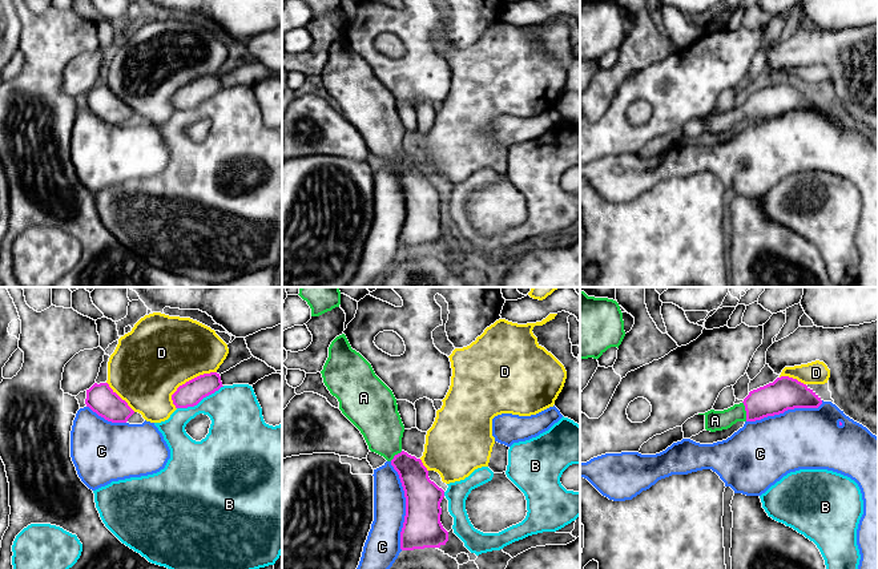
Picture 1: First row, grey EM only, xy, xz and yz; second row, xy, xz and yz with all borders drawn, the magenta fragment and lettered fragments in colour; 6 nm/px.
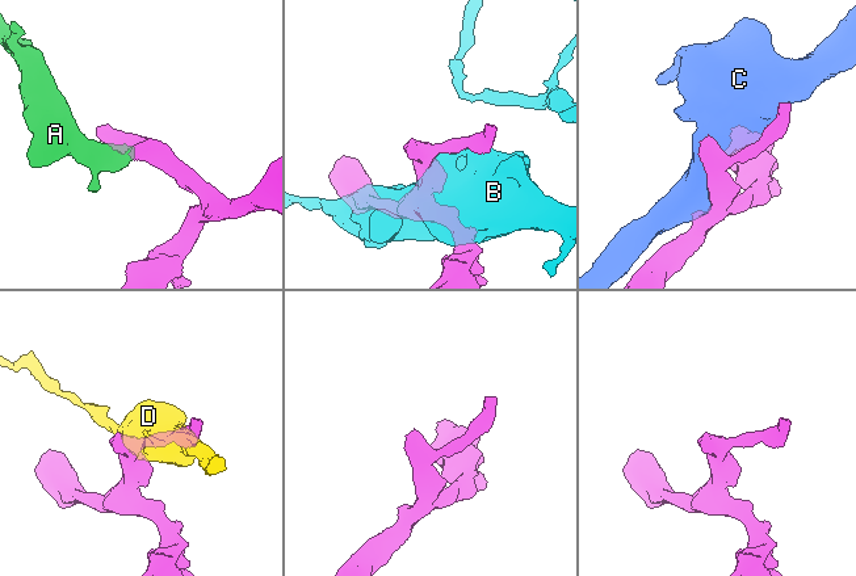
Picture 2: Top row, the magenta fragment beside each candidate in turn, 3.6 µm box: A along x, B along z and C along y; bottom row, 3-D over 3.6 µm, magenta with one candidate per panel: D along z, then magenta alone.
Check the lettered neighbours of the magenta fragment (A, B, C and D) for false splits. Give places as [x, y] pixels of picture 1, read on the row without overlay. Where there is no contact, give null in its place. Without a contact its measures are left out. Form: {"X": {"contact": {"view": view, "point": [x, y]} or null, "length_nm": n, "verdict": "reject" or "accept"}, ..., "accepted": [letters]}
{"A": {"contact": {"view": "yz", "point": [745, 112]}, "length_nm": 120, "verdict": "accept"}, "B": {"contact": {"view": "xy", "point": [200, 103]}, "length_nm": 320, "verdict": "reject"}, "C": {"contact": {"view": "xz", "point": [406, 208]}, "length_nm": 550, "verdict": "reject"}, "D": {"contact": {"view": "xy", "point": [186, 84]}, "length_nm": 340, "verdict": "reject"}, "accepted": ["A"]}

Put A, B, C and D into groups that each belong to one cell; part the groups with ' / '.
A / B / C / D

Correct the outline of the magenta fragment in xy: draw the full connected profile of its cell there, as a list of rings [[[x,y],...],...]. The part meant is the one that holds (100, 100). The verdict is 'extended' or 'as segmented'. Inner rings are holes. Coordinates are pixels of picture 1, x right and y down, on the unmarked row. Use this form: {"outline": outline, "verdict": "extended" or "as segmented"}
{"outline": [[[94,85],[86,92],[86,109],[112,125],[126,125],[134,113],[122,102],[108,85]]], "verdict": "as segmented"}

